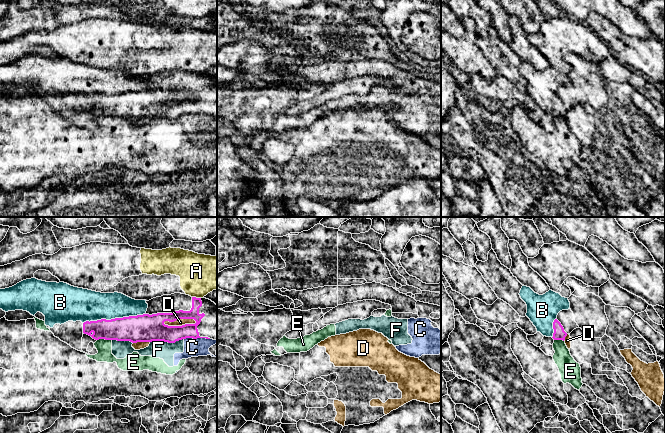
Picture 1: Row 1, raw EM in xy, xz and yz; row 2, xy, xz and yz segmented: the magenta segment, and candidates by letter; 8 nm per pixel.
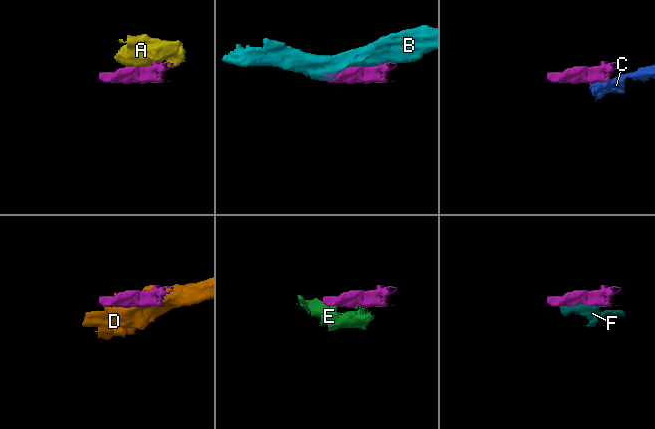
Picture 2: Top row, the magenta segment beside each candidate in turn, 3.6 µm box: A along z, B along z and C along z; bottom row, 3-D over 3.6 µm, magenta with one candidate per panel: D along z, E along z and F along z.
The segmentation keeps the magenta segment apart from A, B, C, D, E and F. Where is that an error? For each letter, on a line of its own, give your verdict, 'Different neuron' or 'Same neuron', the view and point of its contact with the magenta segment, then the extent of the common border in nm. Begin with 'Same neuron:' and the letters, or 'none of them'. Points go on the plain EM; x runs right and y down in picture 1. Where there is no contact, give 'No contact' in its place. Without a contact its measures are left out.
Same neuron: none of them
A: Different neuron. Touches magenta at xy (195, 73). Shared border 70 nm
B: Different neuron. Touches magenta at xy (113, 95). Shared border 500 nm
C: Different neuron. Touches magenta at xy (196, 114). Shared border 200 nm
D: Different neuron. Touches magenta at xy (179, 95). Shared border 280 nm
E: Different neuron. Touches magenta at xy (104, 114). Shared border 120 nm
F: Different neuron. Touches magenta at xy (166, 117). Shared border 280 nm

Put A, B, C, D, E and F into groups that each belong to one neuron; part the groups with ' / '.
A / B / C E F / D

